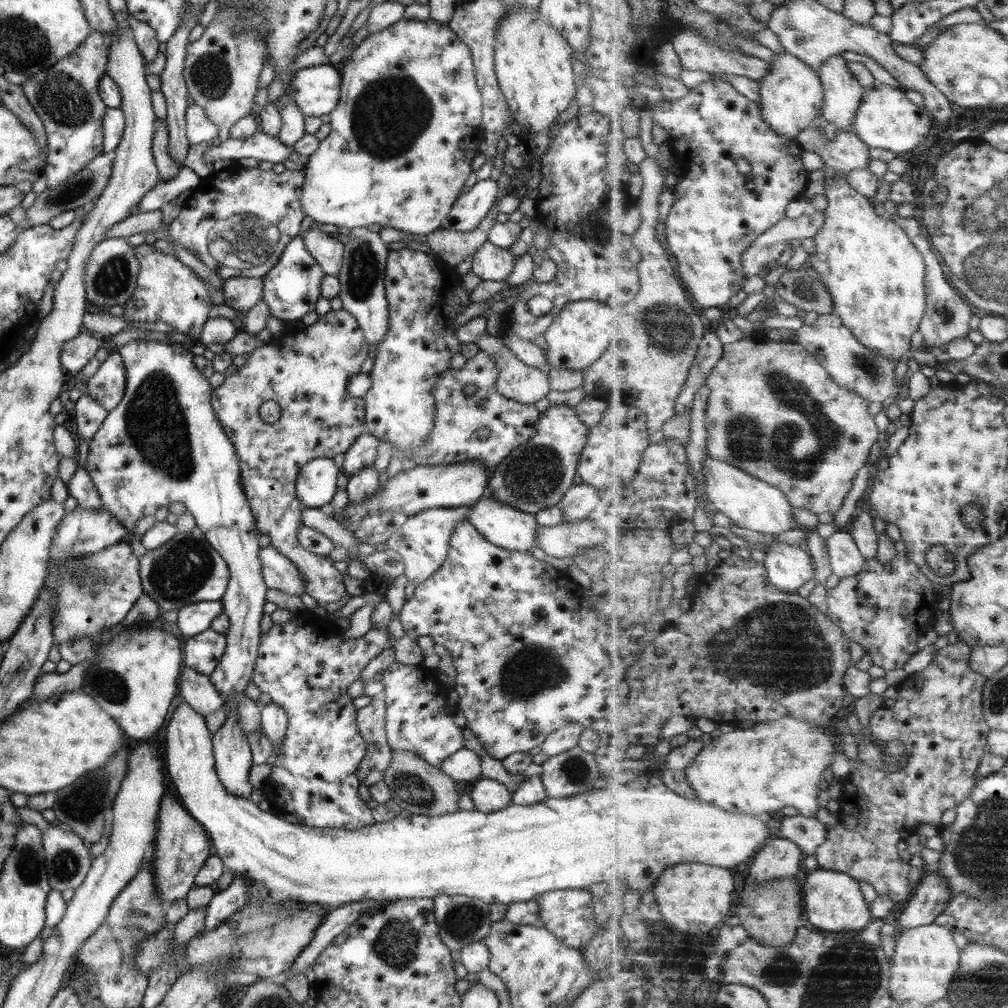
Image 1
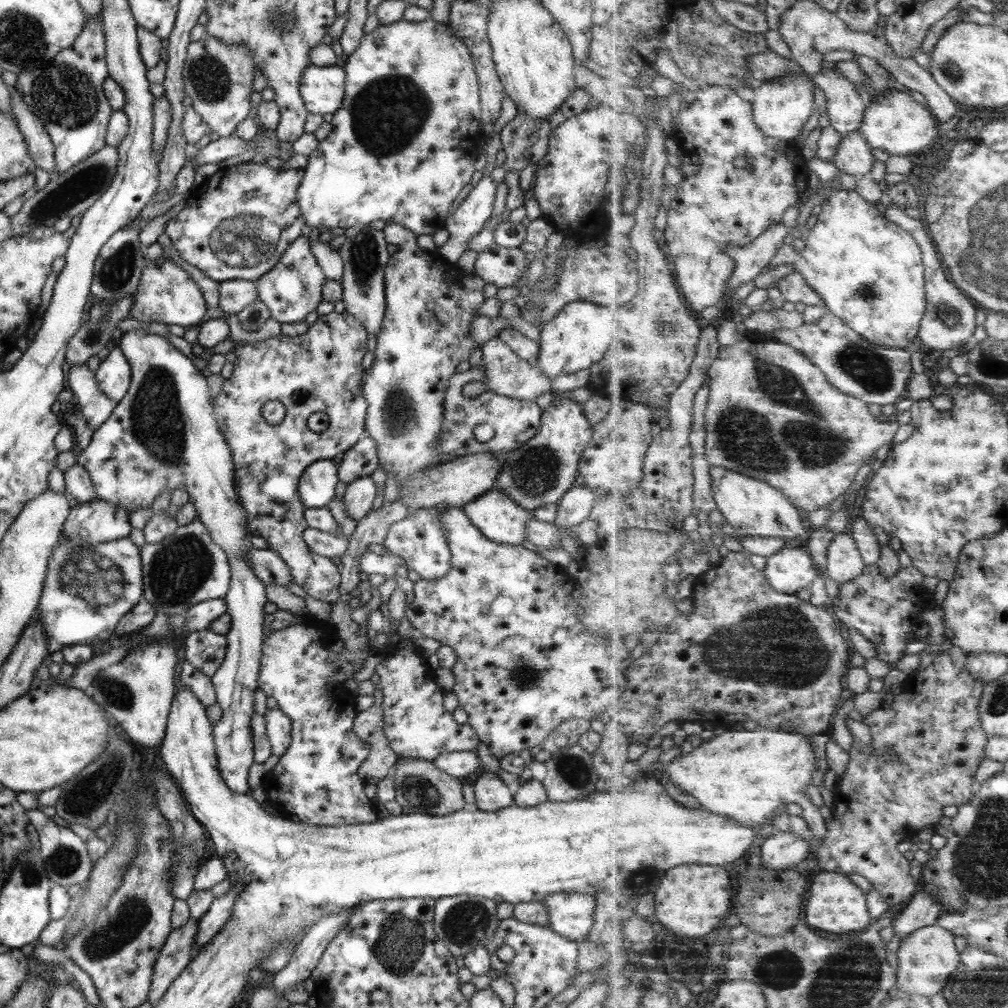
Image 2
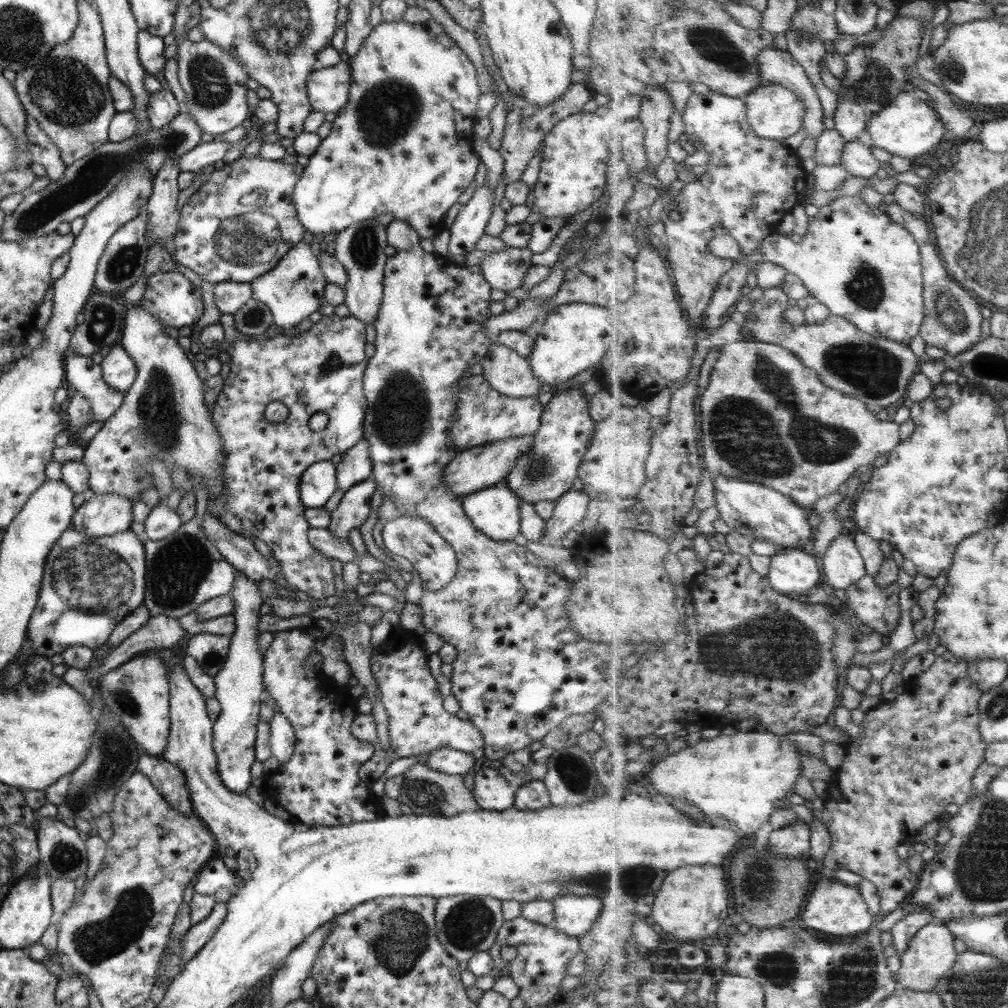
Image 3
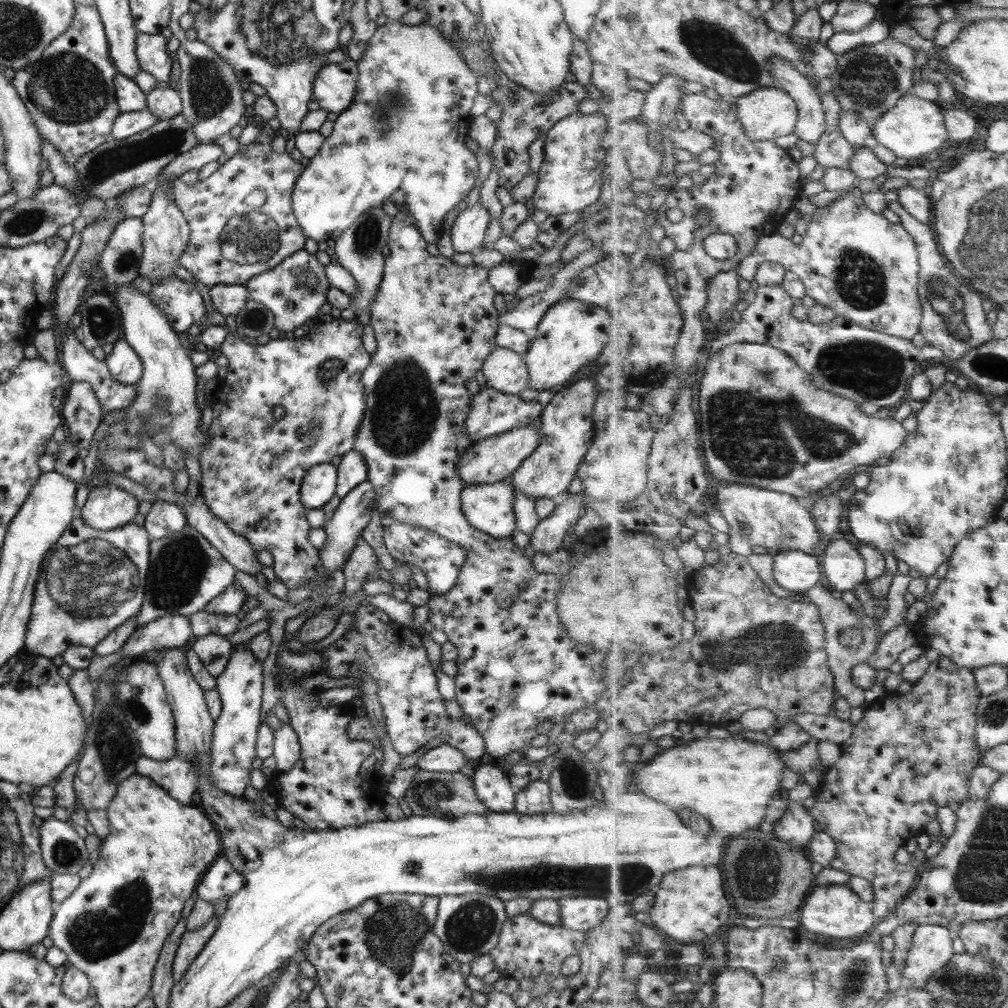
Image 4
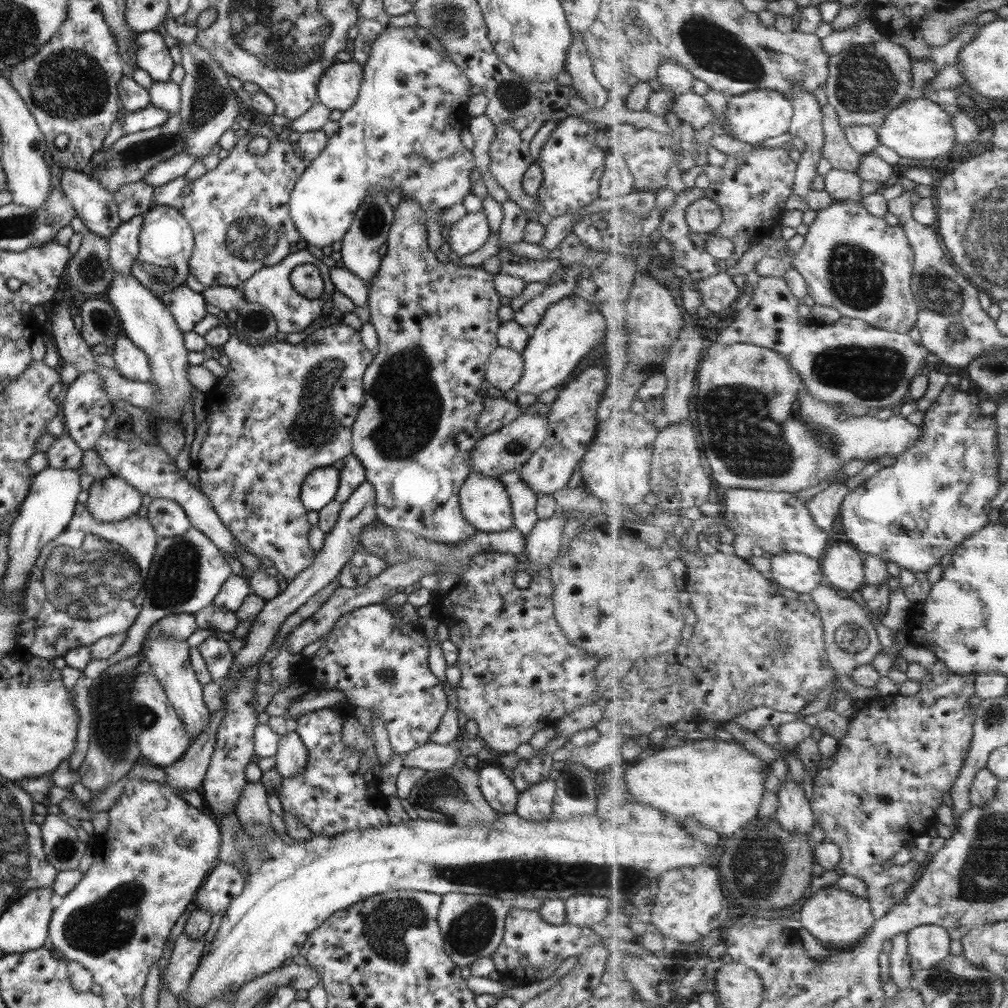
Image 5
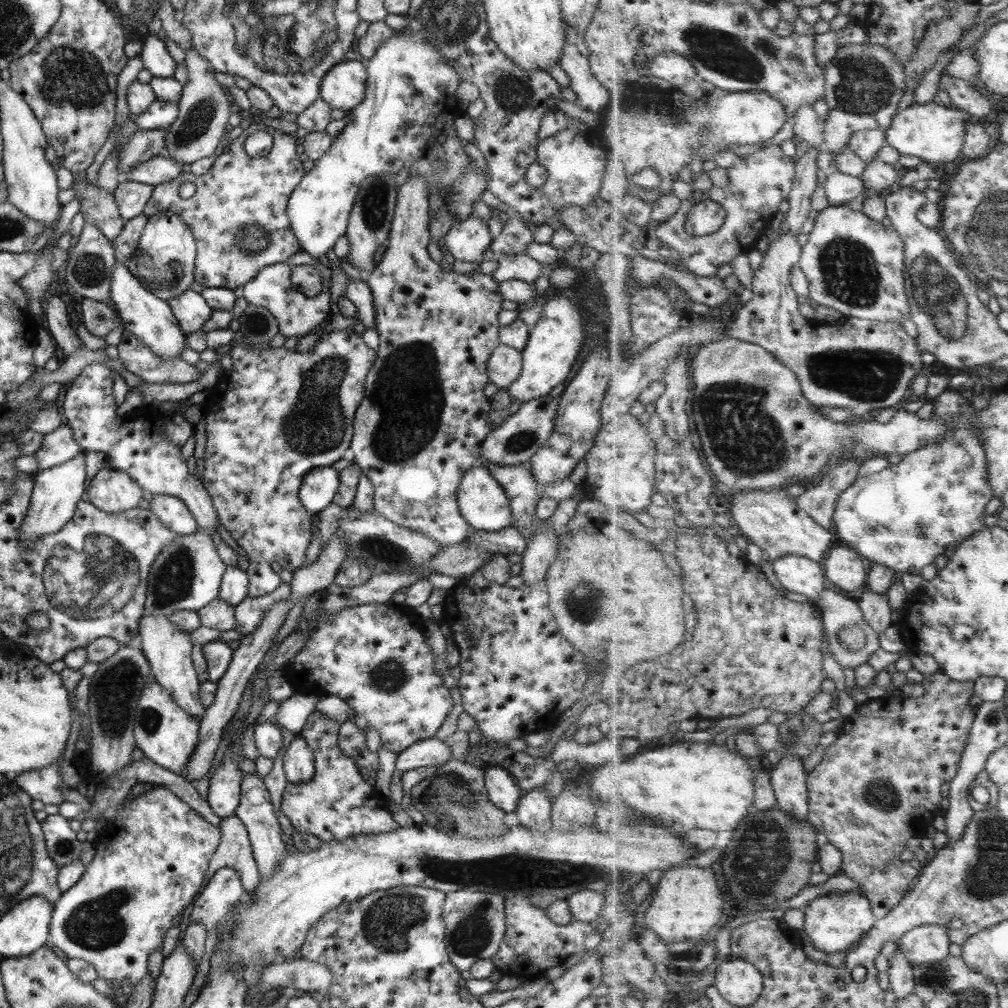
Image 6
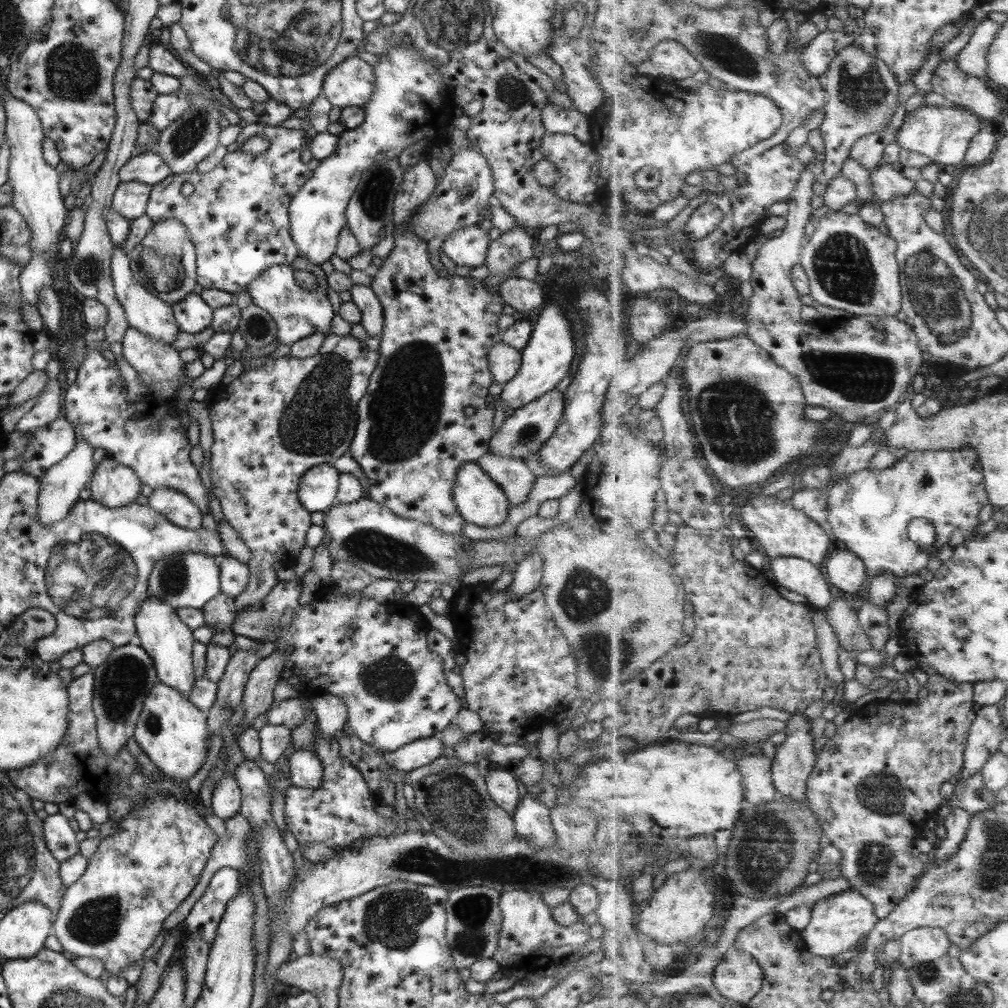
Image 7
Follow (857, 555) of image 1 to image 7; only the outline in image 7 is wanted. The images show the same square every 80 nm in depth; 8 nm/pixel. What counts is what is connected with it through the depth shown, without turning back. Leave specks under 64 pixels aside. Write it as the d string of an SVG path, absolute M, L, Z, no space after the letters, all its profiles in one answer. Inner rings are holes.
M847 549L834 550L825 566L829 582L841 592L865 592L868 568L857 554Z

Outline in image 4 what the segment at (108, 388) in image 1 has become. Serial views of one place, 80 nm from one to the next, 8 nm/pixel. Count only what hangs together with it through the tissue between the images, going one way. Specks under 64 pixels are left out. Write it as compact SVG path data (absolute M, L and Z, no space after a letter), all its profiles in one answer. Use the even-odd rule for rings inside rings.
M122 338L113 343L111 352L104 356L103 362L111 378L121 384L134 385L143 370L140 358Z

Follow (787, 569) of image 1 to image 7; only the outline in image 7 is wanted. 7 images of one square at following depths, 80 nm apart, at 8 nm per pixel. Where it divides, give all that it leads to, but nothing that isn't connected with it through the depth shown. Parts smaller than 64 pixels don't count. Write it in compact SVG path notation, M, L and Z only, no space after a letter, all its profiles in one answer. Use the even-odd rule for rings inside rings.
M793 556L769 561L776 584L803 595L810 604L823 610L833 600L829 584L816 564Z

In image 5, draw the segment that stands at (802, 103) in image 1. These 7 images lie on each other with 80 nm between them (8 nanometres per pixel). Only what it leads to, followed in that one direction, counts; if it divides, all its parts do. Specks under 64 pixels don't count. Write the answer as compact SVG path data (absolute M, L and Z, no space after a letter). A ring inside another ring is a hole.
M759 89L745 94L728 95L723 121L727 120L726 134L743 143L759 145L763 140L789 133L796 110L794 104L779 91Z

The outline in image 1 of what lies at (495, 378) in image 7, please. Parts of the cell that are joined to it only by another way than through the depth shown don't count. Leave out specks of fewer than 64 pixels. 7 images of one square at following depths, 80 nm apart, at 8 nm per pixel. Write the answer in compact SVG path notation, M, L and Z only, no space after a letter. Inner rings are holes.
M481 333L475 337L474 343L479 351L496 358L498 375L495 388L501 396L525 405L533 405L545 398L550 388L544 370L519 362L497 336Z

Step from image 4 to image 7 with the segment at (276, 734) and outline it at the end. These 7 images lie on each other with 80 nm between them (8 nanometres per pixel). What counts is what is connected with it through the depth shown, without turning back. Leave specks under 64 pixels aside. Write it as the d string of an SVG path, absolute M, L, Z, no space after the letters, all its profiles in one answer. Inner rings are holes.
M293 750L287 764L288 784L293 787L314 789L320 785L322 768L311 750Z

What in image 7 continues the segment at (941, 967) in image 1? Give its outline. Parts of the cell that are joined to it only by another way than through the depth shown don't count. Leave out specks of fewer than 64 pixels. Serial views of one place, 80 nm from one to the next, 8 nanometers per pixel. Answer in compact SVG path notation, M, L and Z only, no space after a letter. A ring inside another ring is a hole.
M916 928L900 939L899 962L905 967L930 963L947 955L952 940L944 928Z

